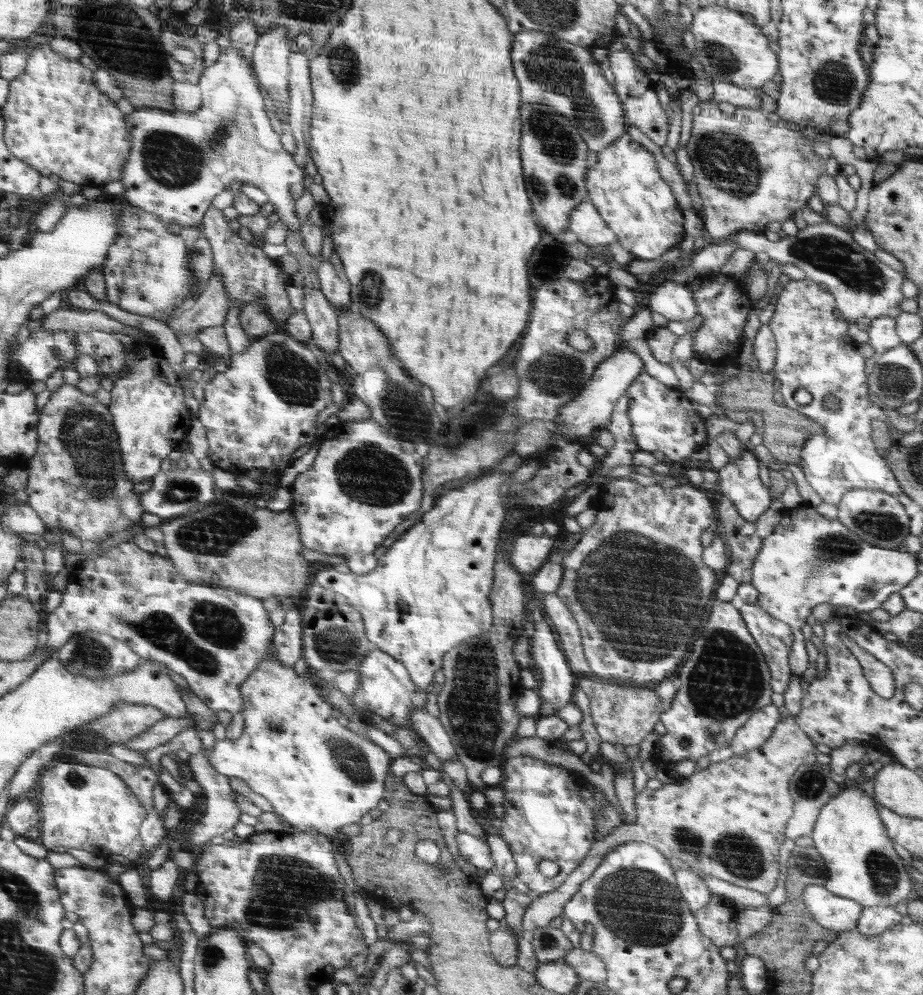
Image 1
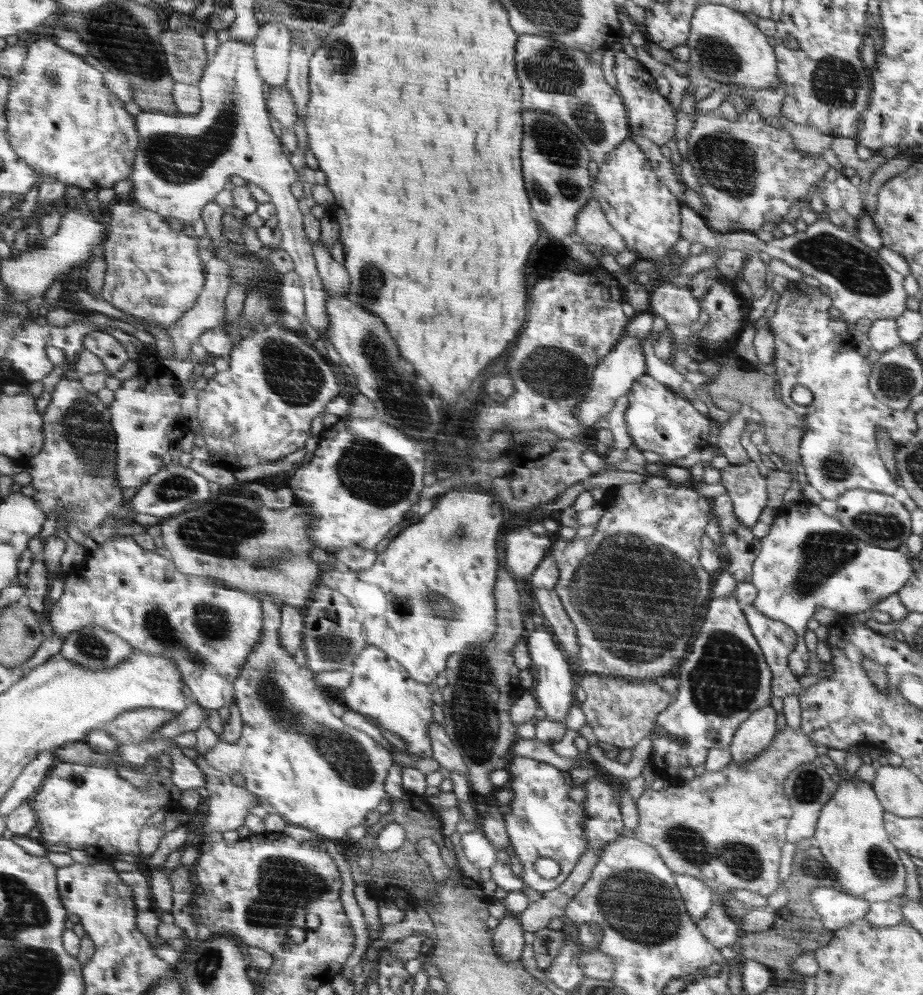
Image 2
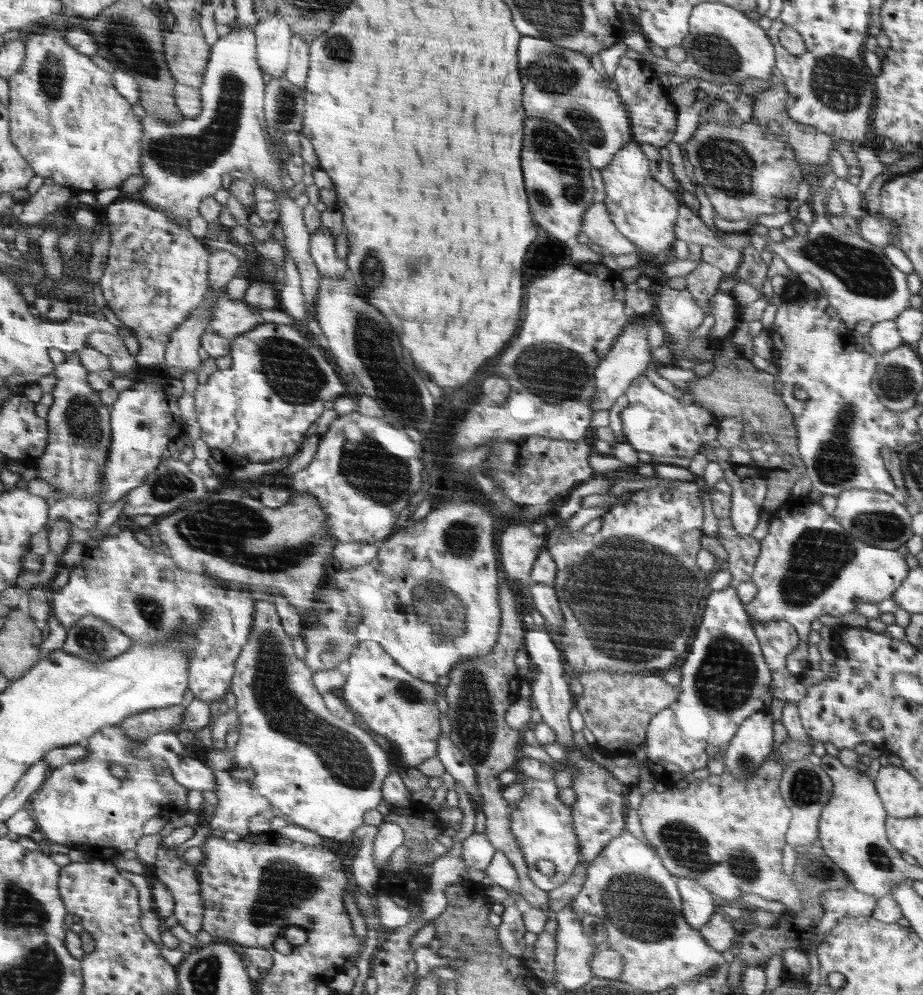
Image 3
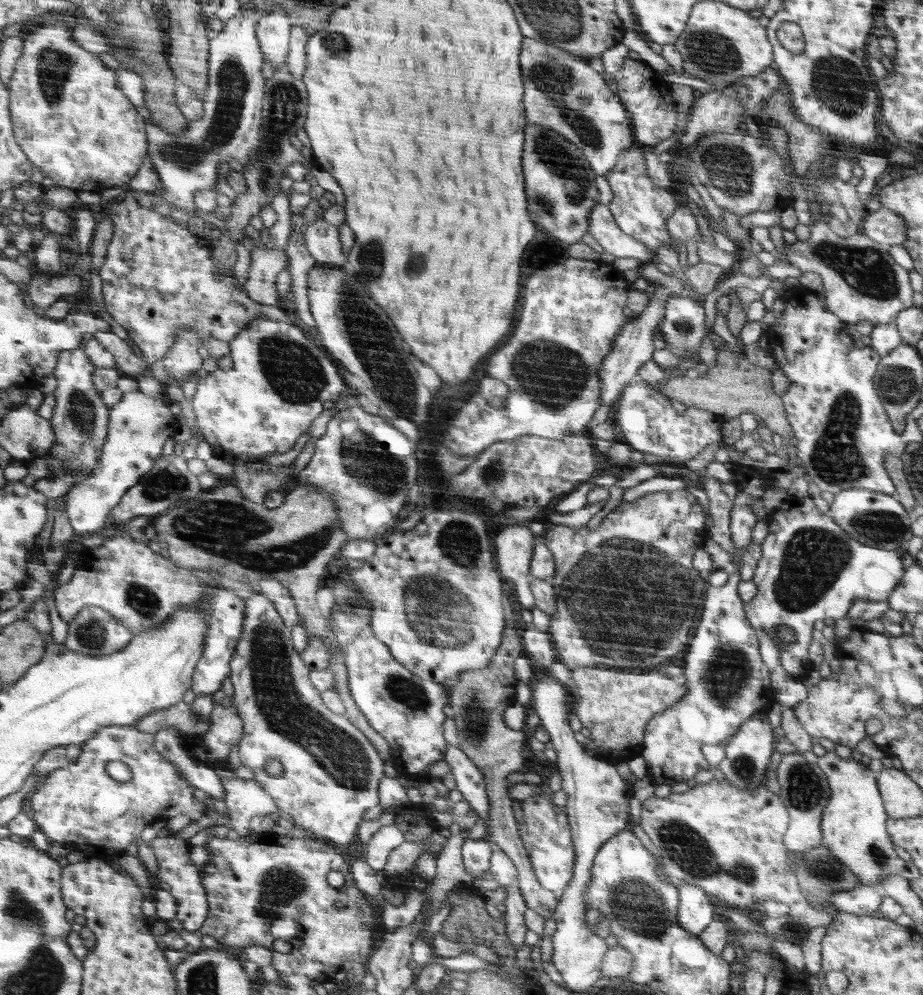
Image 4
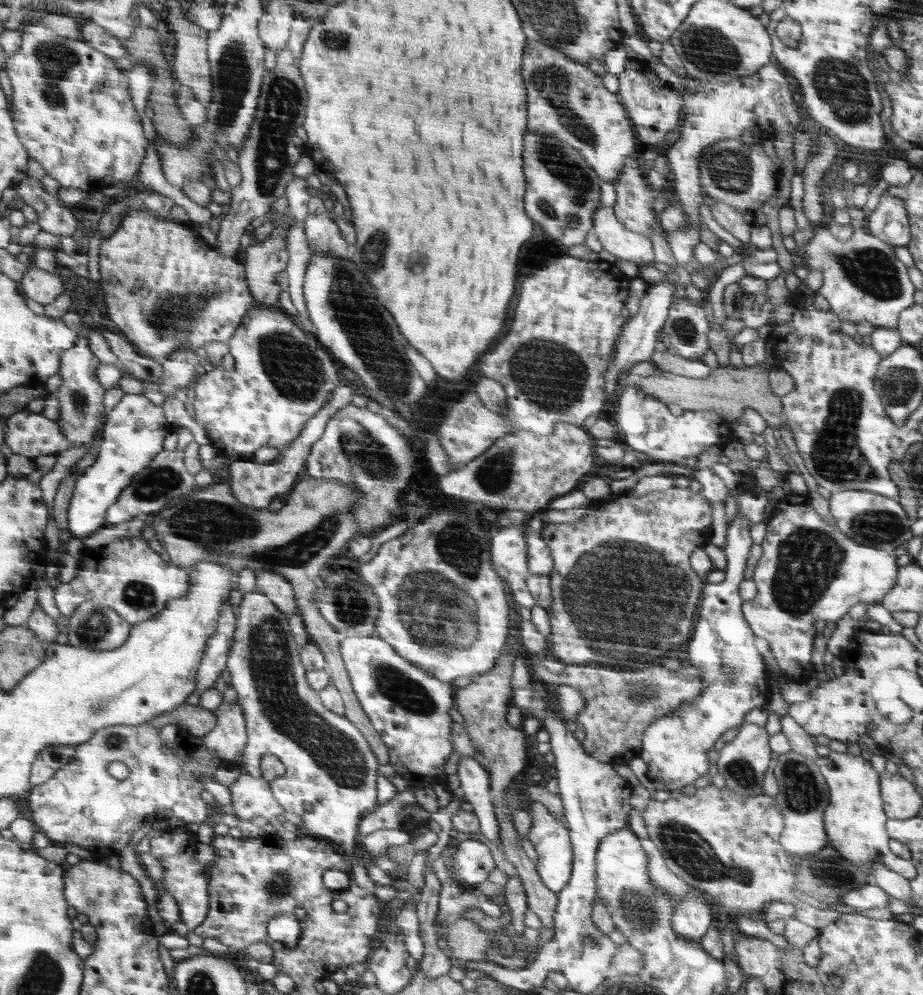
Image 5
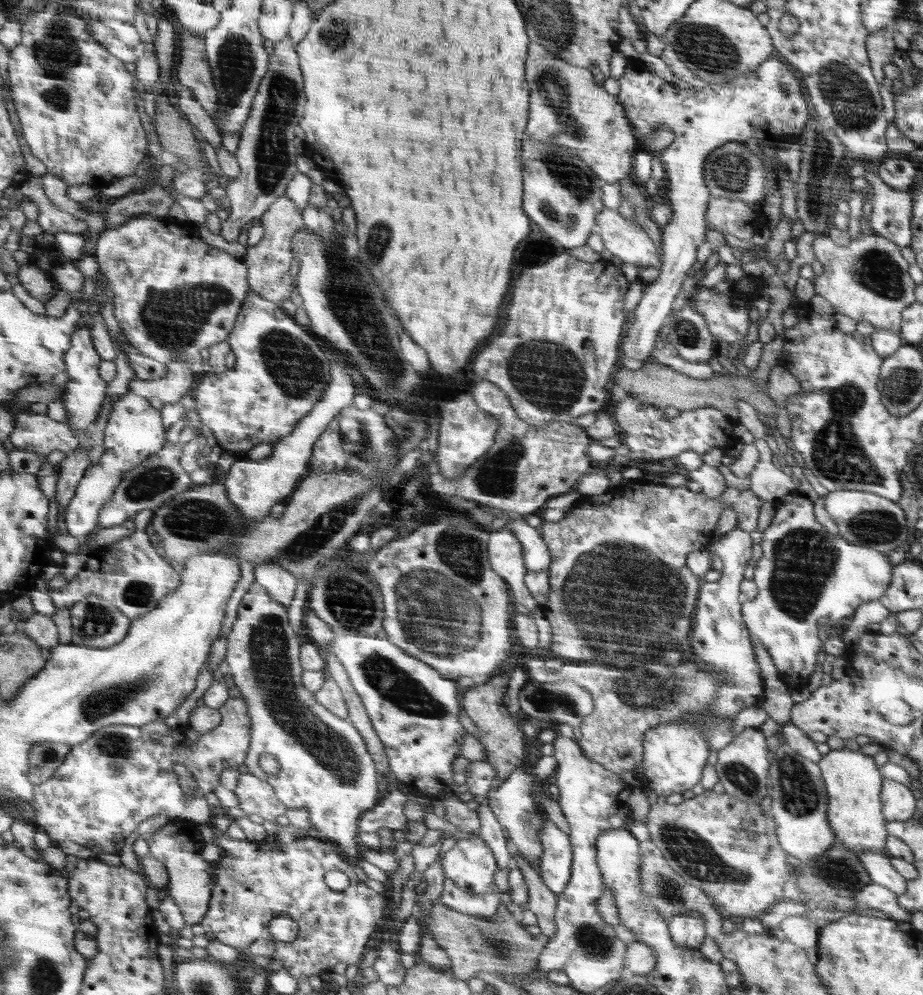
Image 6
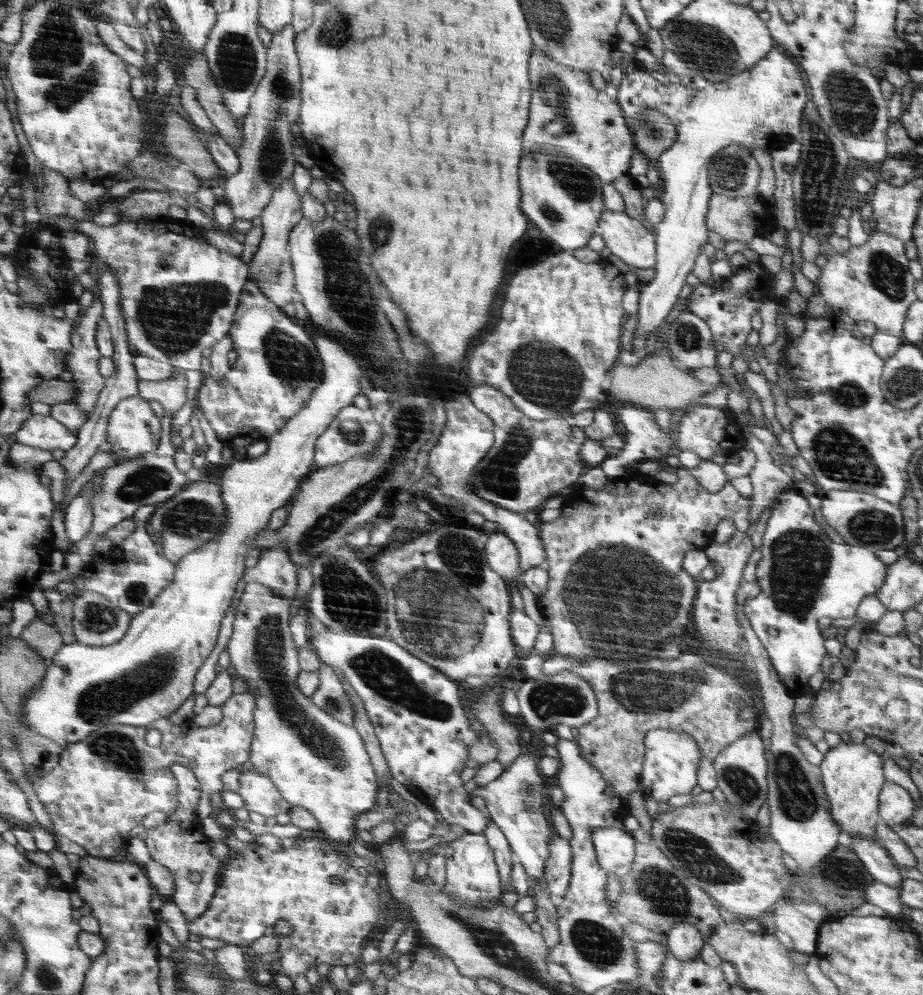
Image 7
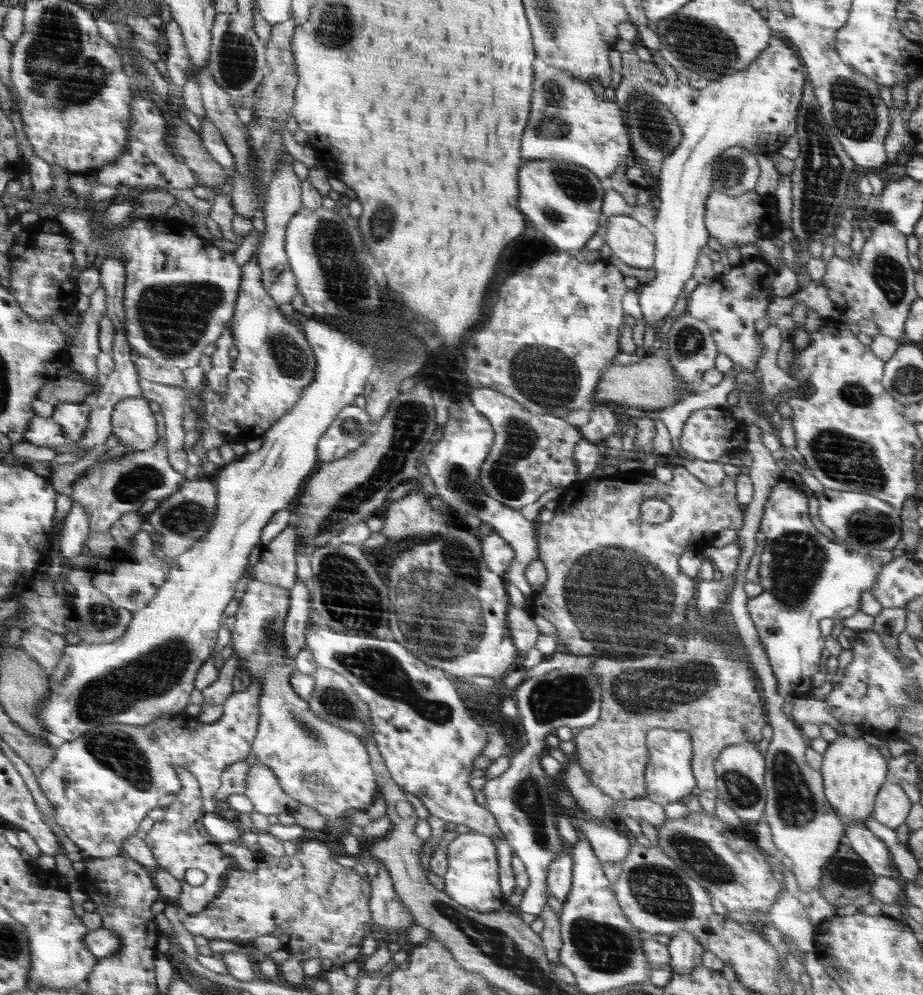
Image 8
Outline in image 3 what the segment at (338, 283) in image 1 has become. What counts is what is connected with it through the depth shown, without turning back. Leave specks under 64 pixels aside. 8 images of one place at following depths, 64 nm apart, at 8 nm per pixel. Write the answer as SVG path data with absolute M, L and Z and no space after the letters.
M323 226L311 234L310 258L319 276L340 278L348 272L346 260L340 260L336 254L335 240L332 233Z

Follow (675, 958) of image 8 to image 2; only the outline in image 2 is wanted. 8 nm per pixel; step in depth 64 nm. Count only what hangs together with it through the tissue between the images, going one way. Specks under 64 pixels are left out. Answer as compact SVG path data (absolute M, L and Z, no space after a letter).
M679 874L677 877L678 889L686 902L685 906L693 921L697 923L697 920L700 920L708 912L716 892L703 880L689 874Z

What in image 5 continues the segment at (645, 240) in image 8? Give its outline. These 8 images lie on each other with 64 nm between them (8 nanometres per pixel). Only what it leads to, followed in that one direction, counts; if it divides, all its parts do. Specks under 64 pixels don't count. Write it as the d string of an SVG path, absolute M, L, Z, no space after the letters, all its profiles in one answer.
M600 207L595 210L592 230L604 250L614 255L617 260L634 262L637 265L654 264L665 272L669 270L668 265L654 262L651 239L628 230L619 221L612 207Z

